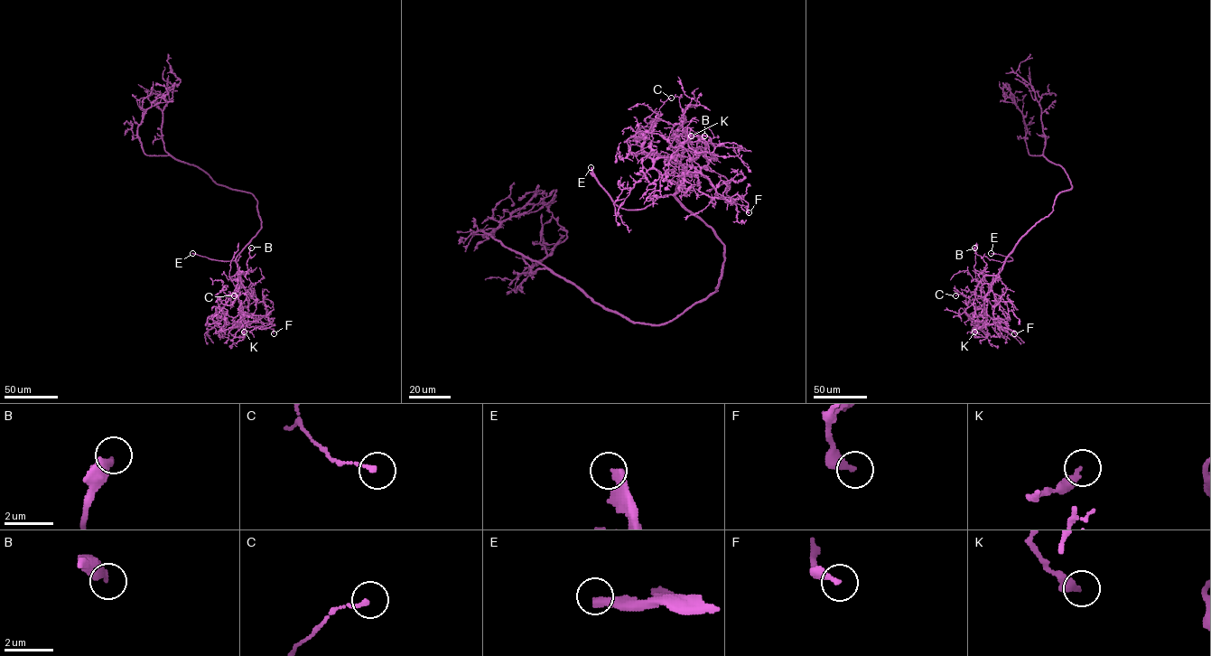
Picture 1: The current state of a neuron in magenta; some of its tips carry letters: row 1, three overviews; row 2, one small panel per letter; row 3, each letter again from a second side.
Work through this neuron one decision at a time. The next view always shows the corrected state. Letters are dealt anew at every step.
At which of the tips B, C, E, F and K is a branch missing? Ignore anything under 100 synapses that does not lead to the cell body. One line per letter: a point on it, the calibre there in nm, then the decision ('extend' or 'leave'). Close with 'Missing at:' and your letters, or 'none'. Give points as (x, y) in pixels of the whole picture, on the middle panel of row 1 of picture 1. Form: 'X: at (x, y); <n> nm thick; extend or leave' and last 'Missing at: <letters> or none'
B: at (704, 135); 460 nm thick; leave
C: at (671, 98); 150 nm thick; leave
E: at (591, 167); 320 nm thick; extend
F: at (749, 212); 320 nm thick; leave
K: at (691, 135); 280 nm thick; leave
Missing at: E

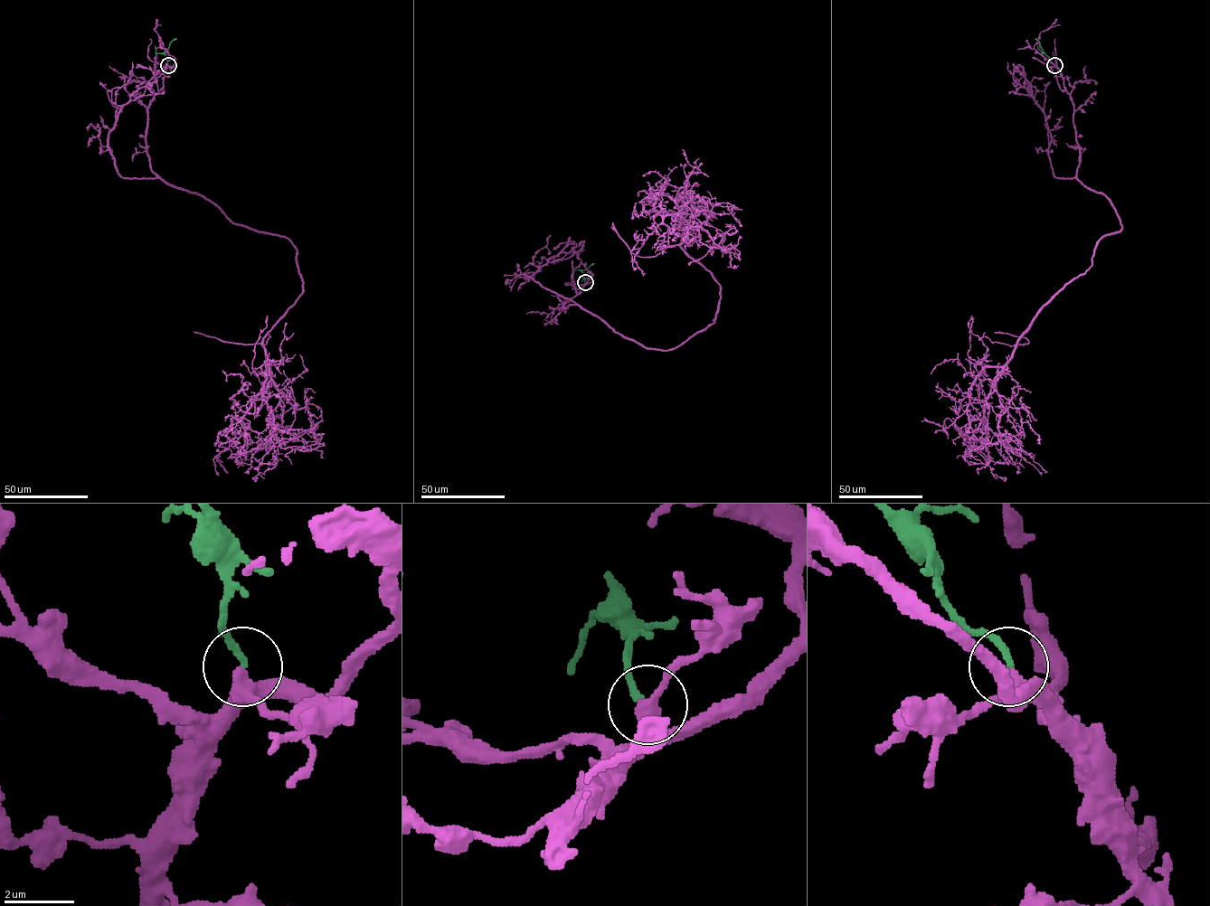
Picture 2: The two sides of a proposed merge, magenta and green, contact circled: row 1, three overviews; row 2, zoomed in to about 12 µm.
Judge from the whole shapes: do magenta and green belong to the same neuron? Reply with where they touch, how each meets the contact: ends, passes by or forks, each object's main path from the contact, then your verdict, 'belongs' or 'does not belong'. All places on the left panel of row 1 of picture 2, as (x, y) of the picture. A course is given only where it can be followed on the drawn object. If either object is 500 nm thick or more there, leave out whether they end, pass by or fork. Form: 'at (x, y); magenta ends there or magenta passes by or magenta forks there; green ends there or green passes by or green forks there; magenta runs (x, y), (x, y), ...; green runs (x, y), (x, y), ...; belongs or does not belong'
at (168, 65); magenta passes by; green ends there; magenta runs (168, 64), (151, 169), (286, 237), (303, 281), (264, 338), (271, 379), (234, 454); green runs (168, 64), (165, 51), (176, 38); belongs

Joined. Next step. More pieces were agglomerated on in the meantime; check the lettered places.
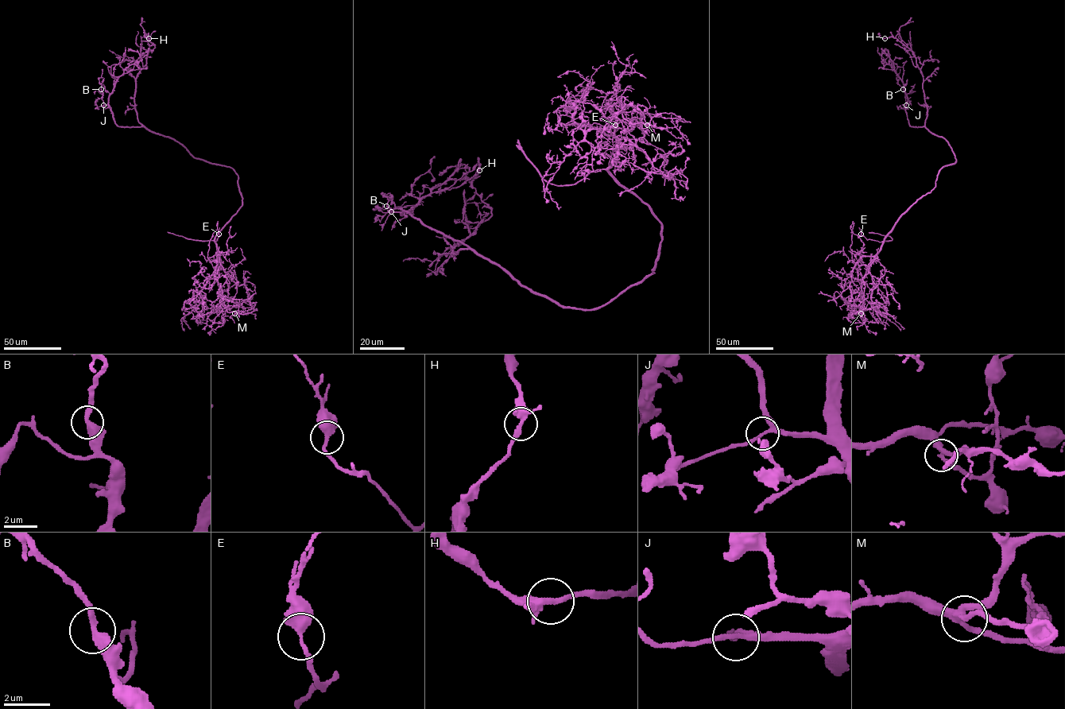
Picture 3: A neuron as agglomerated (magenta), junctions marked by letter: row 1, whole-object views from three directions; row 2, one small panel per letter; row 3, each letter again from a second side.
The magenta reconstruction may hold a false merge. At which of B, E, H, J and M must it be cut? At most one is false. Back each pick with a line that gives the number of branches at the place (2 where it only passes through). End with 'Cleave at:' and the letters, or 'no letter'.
Cleave at: no letter

